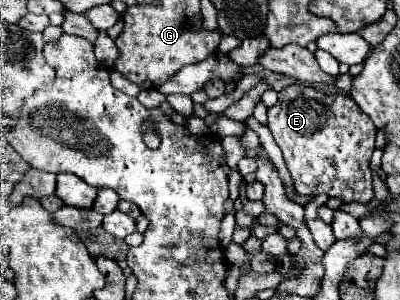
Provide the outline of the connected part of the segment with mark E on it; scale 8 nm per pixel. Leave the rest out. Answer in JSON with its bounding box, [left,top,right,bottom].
[267,85,377,203]

